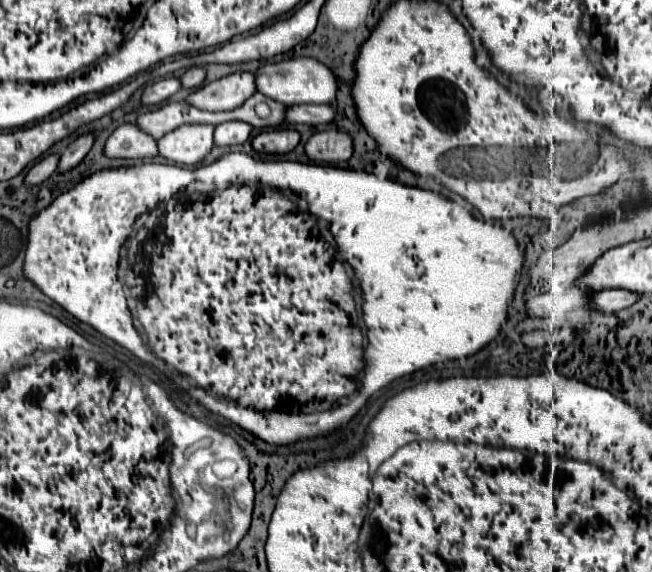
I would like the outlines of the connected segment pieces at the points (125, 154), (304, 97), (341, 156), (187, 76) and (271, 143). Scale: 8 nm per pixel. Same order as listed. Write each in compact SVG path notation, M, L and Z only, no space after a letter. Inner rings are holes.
M122 124L118 126L104 146L106 158L126 158L126 160L138 160L138 158L154 158L158 154L156 140L152 136L140 132L136 124Z
M292 58L284 62L266 62L256 70L256 92L272 98L284 106L292 104L332 104L336 96L334 74L314 58Z
M326 130L326 132L316 132L304 146L306 156L314 160L316 164L336 164L336 162L346 162L354 148L352 140L344 136L340 130Z
M188 68L182 76L180 76L180 84L182 84L182 88L198 88L200 84L202 84L202 80L204 80L204 76L206 76L206 72L202 70L202 68Z
M276 128L260 132L252 140L252 150L258 154L286 154L296 148L300 142L300 134L290 128Z

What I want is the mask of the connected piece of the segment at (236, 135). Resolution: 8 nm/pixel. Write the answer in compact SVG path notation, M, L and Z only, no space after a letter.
M224 122L224 124L216 126L216 130L214 130L214 144L220 148L244 144L248 140L250 132L252 132L252 126L248 126L244 122Z

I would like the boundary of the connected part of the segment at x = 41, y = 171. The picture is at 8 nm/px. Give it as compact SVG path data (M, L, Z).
M46 156L38 164L34 164L24 178L24 186L36 186L36 184L42 184L44 180L48 180L56 170L56 160L58 160L58 156Z

